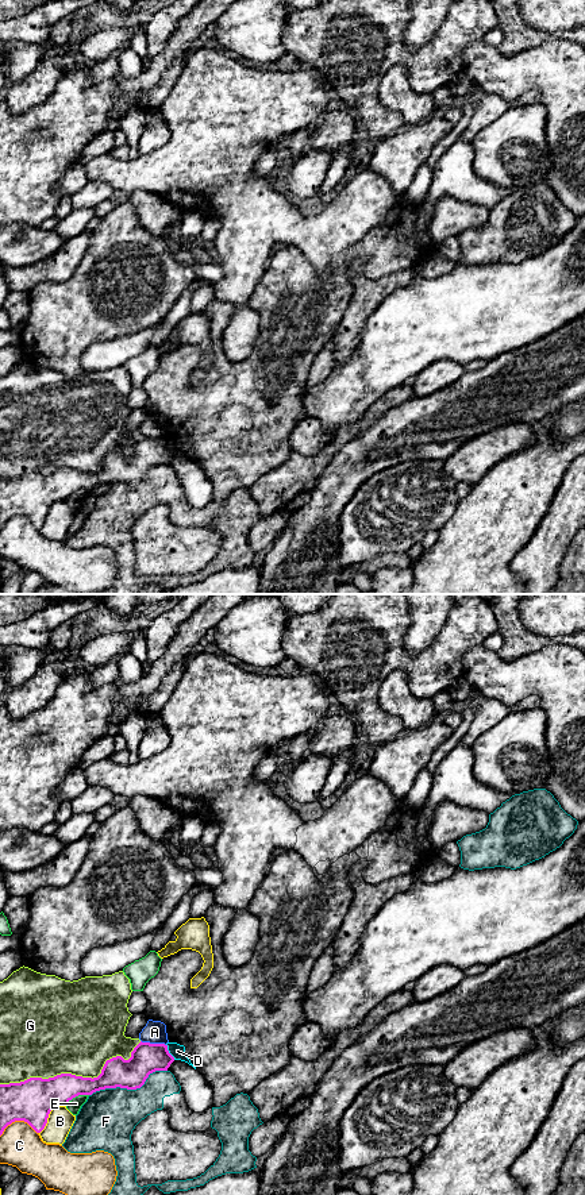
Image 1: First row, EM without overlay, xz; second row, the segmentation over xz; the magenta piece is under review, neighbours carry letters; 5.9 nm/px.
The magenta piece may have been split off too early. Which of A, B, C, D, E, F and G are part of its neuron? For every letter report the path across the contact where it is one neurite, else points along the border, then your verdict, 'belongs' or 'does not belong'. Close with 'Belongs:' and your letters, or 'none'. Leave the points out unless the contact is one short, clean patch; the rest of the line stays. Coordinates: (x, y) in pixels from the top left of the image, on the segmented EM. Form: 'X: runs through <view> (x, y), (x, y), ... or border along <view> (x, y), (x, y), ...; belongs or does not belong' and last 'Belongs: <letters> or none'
A: does not belong
B: does not belong
C: does not belong
D: border along xz (166, 1044), (168, 1052), (174, 1059); does not belong
E: border along xz (88, 1094), (73, 1097), (65, 1105); does not belong
F: border along xz (166, 1070), (153, 1071), (139, 1087), (106, 1087), (89, 1095); does not belong
G: does not belong
Belongs: none

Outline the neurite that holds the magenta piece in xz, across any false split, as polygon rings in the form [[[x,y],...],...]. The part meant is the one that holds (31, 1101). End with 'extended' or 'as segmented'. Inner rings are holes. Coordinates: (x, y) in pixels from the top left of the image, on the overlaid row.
[[[141,1041],[128,1060],[122,1056],[107,1060],[101,1073],[93,1079],[61,1073],[49,1079],[30,1078],[20,1083],[0,1084],[0,1136],[15,1121],[24,1121],[41,1133],[54,1107],[105,1088],[141,1088],[150,1073],[168,1071],[173,1061],[168,1045]]] | as segmented

